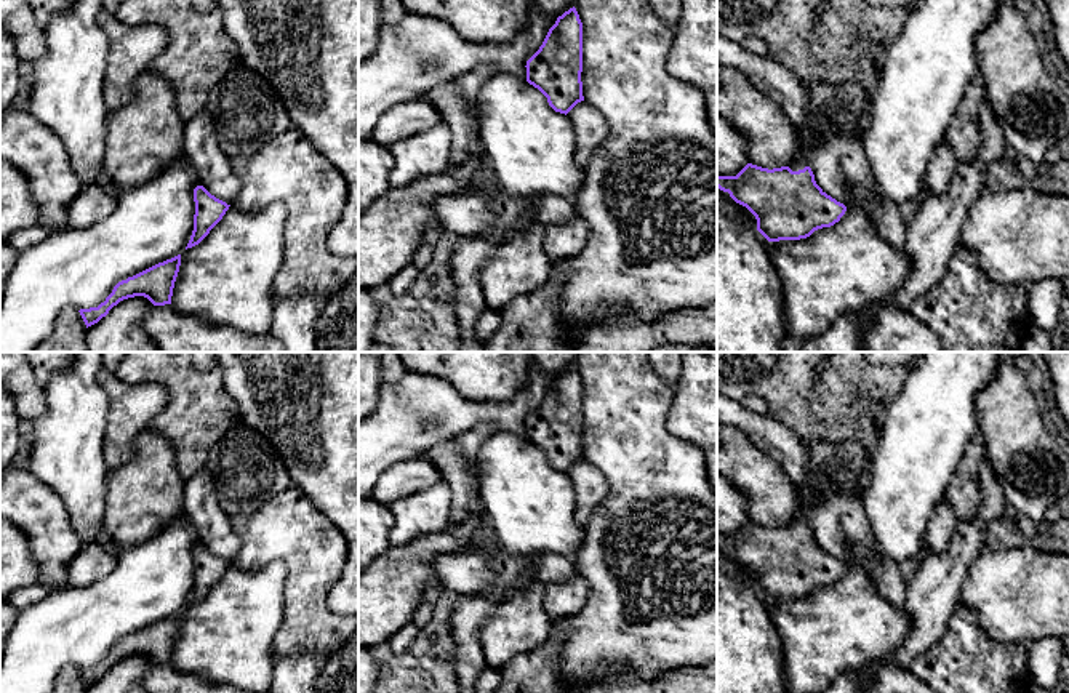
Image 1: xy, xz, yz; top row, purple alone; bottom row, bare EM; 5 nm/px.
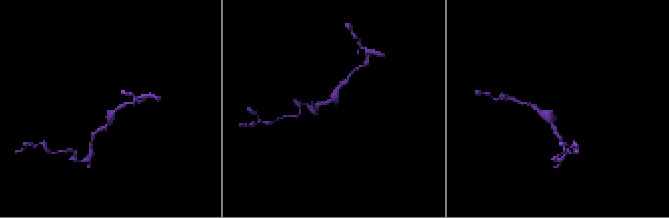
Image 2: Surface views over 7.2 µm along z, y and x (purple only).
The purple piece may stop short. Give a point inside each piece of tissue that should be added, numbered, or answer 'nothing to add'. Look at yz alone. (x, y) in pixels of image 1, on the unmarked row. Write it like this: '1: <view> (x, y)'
1: yz (847, 466)

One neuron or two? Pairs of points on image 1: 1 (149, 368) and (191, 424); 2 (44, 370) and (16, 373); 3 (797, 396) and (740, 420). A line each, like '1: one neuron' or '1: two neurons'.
1: one neuron
2: two neurons
3: two neurons

